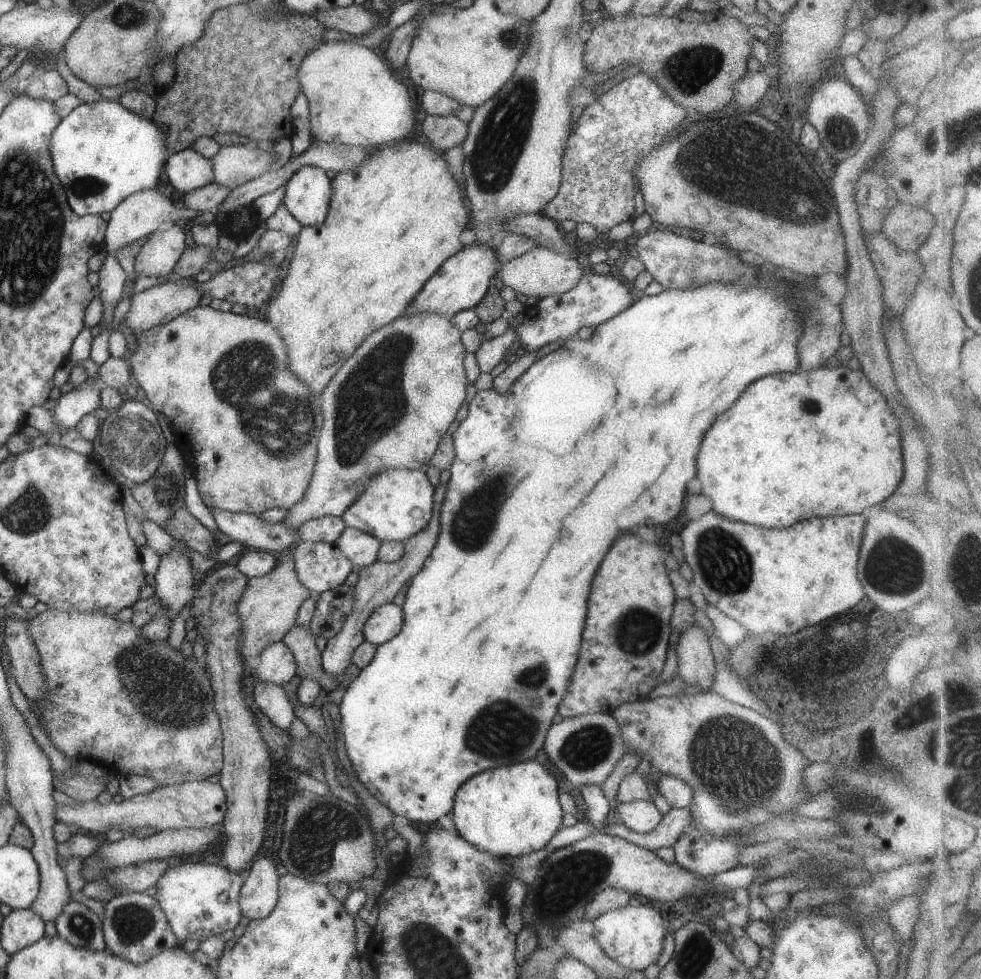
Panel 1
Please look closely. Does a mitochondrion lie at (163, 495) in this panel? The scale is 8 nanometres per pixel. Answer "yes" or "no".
yes

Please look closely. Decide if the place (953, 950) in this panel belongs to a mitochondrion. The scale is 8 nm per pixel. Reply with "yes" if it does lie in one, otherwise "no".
no

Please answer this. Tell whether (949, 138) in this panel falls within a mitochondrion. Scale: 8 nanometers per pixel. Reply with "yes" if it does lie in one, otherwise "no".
yes

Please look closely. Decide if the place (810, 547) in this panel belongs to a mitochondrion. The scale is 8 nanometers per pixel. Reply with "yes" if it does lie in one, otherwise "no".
no

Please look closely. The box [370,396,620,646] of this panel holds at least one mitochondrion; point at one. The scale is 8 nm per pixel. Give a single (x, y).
(480, 509)

